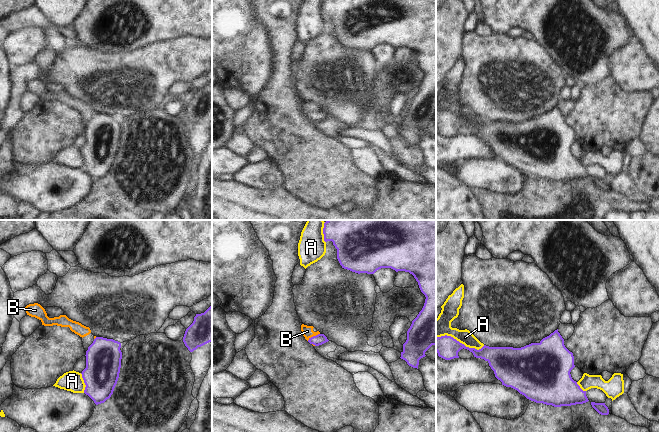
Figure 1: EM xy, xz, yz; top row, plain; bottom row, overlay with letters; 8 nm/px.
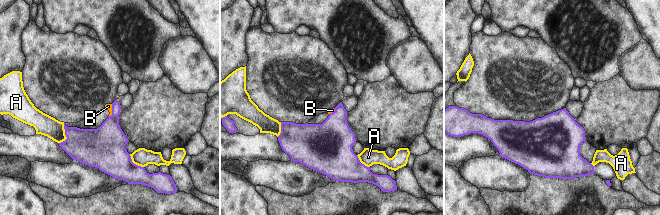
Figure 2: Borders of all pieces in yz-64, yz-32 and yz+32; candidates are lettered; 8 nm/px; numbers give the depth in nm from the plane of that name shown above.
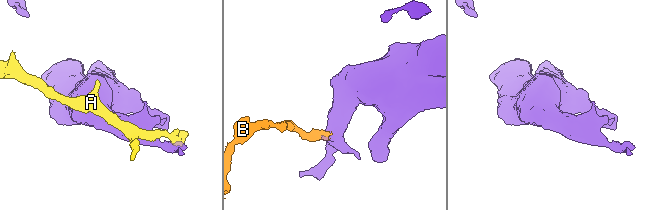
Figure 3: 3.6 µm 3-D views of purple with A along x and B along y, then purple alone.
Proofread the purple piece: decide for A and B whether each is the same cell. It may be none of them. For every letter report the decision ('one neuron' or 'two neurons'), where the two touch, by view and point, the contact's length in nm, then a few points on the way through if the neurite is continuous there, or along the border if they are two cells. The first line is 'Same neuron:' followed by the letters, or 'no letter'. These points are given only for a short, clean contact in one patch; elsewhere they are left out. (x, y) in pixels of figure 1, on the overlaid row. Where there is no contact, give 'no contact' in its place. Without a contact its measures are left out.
Same neuron: B
A: two neurons; contact yz (459, 342); length 400 nm
B: one neuron; contact xz (313, 336); length 120 nm; way xz (319, 339), (313, 336), (307, 331)

